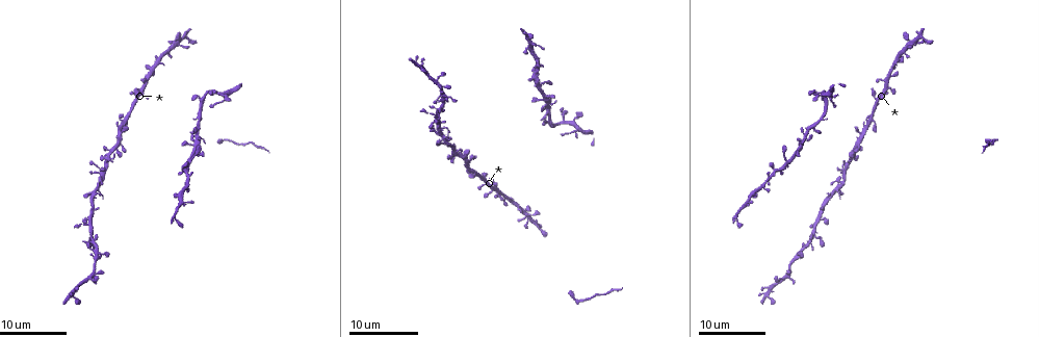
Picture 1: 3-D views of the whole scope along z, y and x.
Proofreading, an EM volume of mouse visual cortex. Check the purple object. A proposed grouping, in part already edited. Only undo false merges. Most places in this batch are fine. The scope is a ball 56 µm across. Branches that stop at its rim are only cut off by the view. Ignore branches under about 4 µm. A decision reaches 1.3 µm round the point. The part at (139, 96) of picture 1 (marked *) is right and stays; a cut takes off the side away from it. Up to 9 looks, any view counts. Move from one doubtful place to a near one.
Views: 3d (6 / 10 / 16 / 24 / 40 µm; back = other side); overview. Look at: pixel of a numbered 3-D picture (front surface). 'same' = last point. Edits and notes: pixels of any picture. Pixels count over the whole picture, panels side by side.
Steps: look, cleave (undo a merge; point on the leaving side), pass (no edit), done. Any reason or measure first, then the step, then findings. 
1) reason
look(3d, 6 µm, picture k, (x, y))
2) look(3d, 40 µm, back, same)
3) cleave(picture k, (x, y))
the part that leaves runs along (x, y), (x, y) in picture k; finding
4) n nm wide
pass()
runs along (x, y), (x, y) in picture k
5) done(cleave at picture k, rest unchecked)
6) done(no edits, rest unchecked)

a narrow waist
look(3d, 24 µm, picture 1, (843, 180))

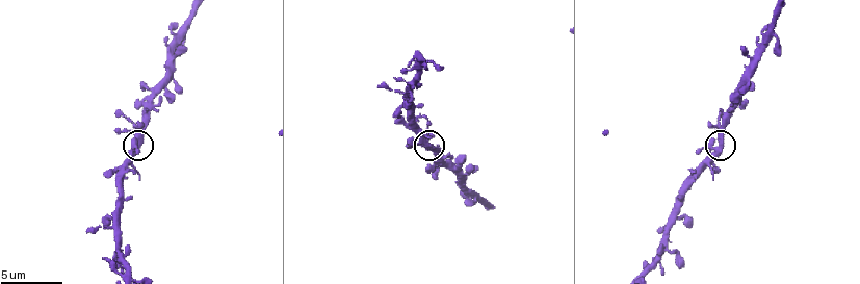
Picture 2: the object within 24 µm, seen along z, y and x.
look(3d, 10 µm, picture 2, (721, 151))

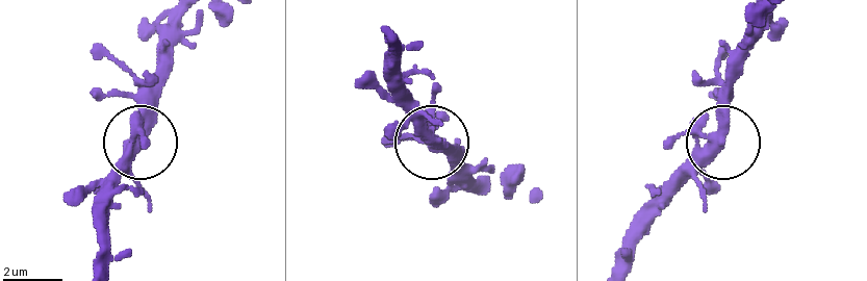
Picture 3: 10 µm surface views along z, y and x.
closer look
look(3d, 6 µm, picture 3, (723, 139))

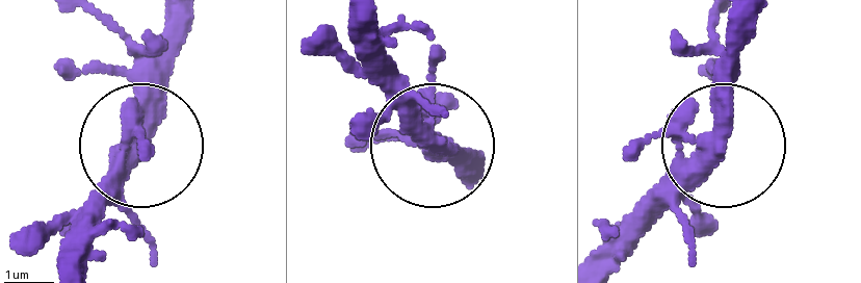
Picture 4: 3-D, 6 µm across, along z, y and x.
pass()
runs along (755, 26), (722, 150), (655, 221) in picture 4; one neuron here

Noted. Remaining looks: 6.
arms part here
look(3d, 16 µm, picture 1, (204, 99))

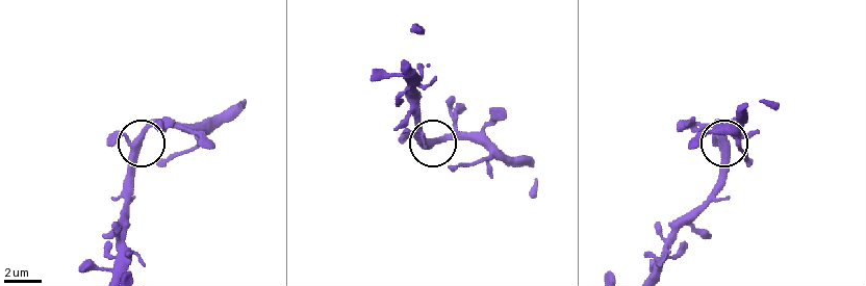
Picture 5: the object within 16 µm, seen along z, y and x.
zoom in
look(3d, 6 µm, picture 5, (138, 145))

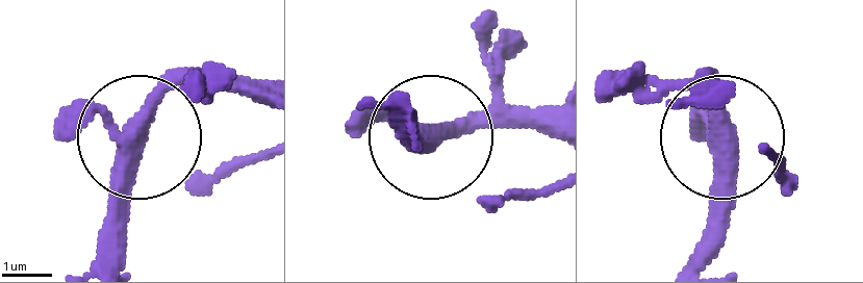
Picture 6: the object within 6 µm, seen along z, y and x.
3 arms
pass()
one neuron here

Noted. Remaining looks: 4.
narrows sharply
look(3d, 16 µm, picture 1, (196, 135))

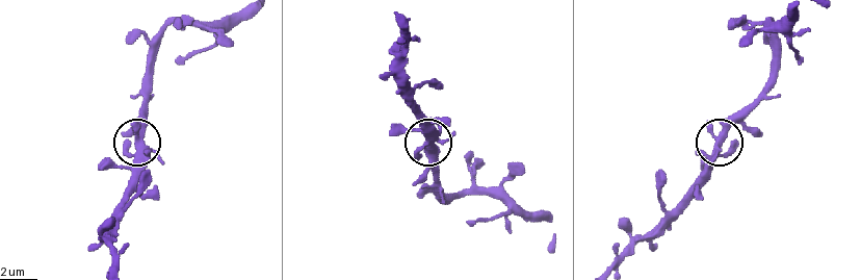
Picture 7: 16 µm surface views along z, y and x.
zoom in
look(3d, 10 µm, picture 7, (142, 140))

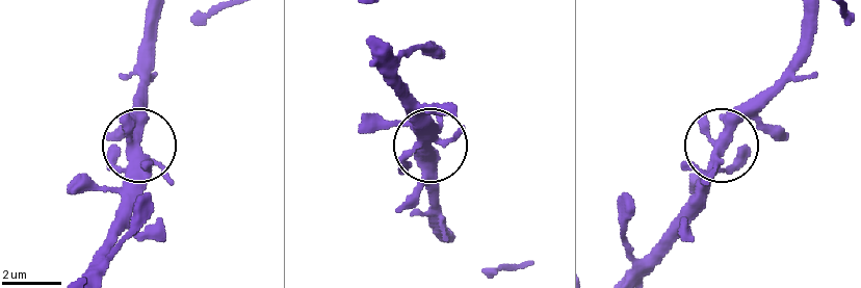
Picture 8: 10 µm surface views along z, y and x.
pass()
all the same neuron

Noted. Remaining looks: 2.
thick turns thin
look(3d, 16 µm, picture 1, (572, 300))

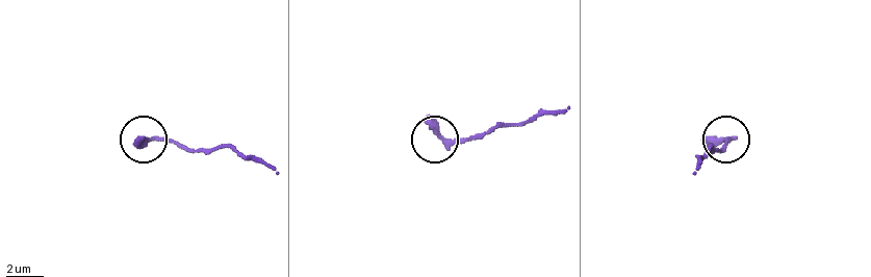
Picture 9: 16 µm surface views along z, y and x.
closer look
look(3d, 6 µm, picture 9, (149, 139))

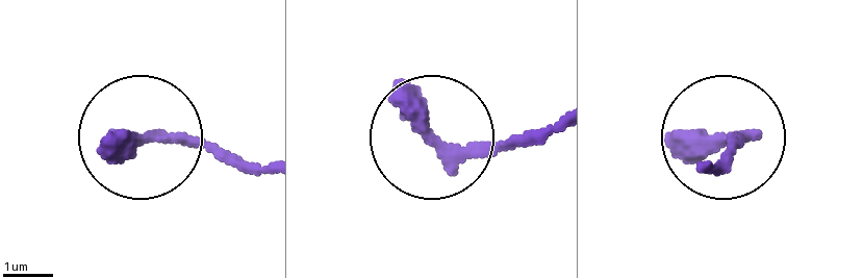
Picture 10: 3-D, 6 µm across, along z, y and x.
pass()
continuous, no second neuron

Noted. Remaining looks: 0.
done(no edits, rest unchecked)

